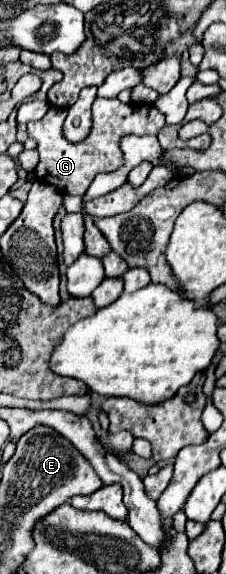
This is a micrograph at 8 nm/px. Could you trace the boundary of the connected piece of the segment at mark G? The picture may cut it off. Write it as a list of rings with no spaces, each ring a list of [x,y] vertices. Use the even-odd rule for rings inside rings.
[[[96,99],[92,107],[92,119],[94,127],[88,139],[82,143],[68,143],[62,139],[62,123],[66,119],[66,109],[50,107],[48,113],[34,123],[28,123],[28,135],[38,141],[38,153],[40,163],[36,167],[36,177],[44,183],[52,183],[62,193],[84,197],[86,189],[90,187],[92,179],[98,173],[110,173],[122,167],[124,157],[118,147],[118,141],[126,133],[134,135],[156,135],[164,127],[164,115],[154,105],[122,105],[118,99]],[[136,129],[136,131],[134,131]]]

